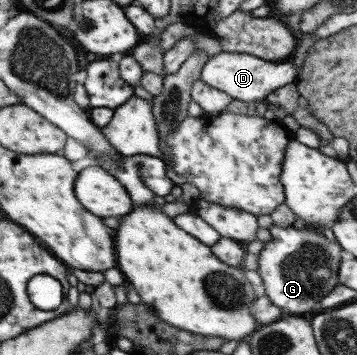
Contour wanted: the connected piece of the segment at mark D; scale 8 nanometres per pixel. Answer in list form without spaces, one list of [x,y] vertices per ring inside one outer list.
[[[220,51],[202,65],[200,71],[201,83],[225,92],[233,100],[249,103],[250,101],[265,101],[275,90],[283,88],[295,81],[297,75],[293,66],[293,53],[284,61],[268,62],[247,54],[236,54],[230,51]]]

